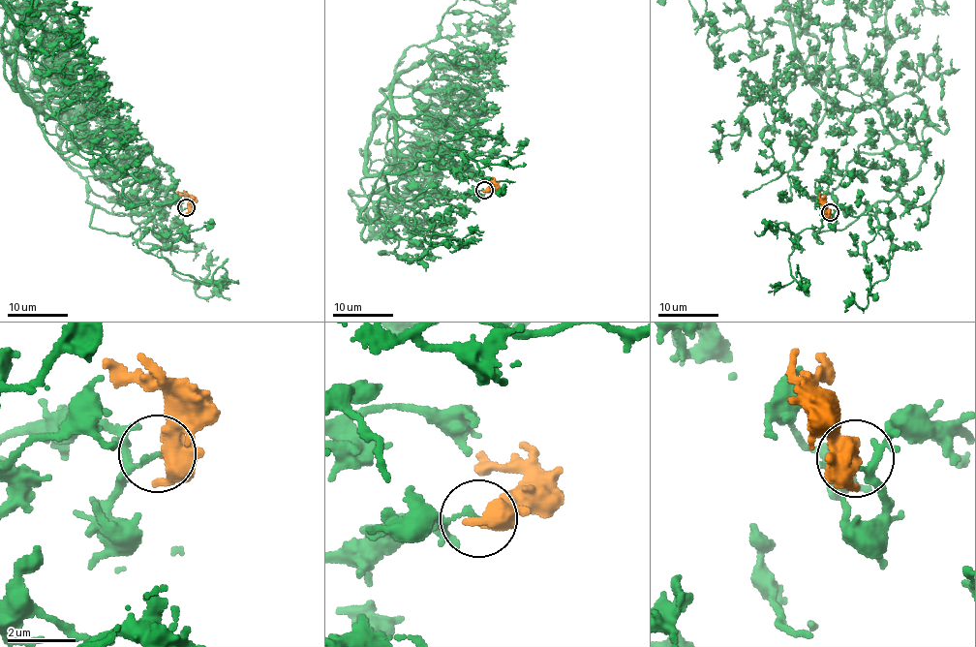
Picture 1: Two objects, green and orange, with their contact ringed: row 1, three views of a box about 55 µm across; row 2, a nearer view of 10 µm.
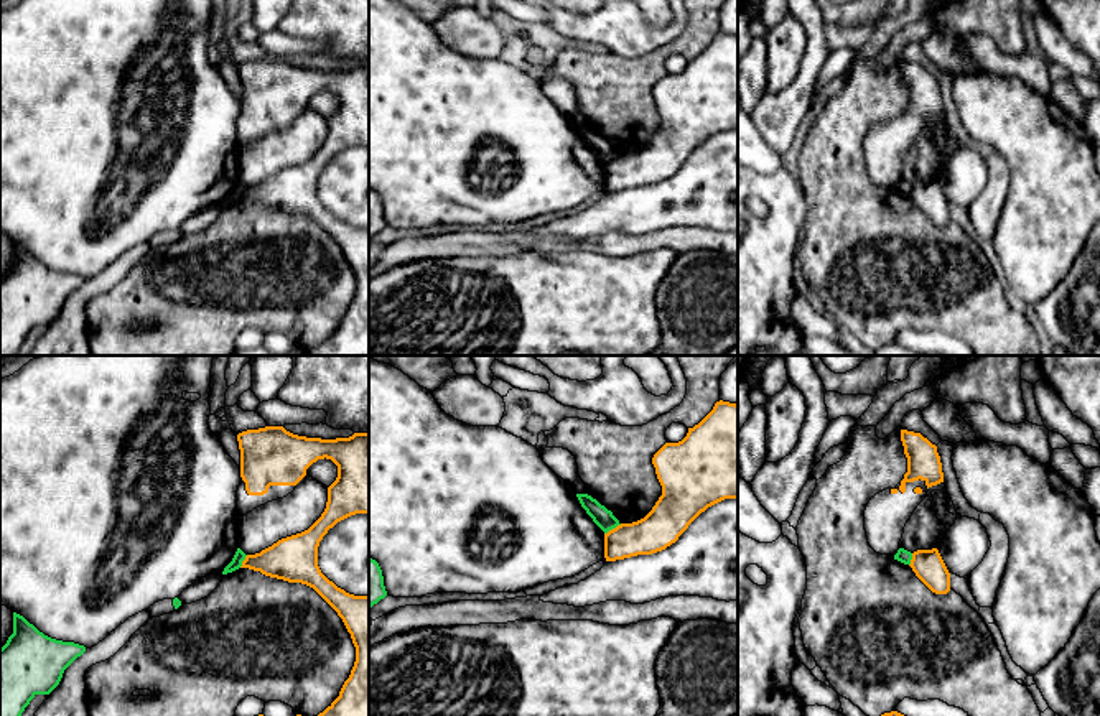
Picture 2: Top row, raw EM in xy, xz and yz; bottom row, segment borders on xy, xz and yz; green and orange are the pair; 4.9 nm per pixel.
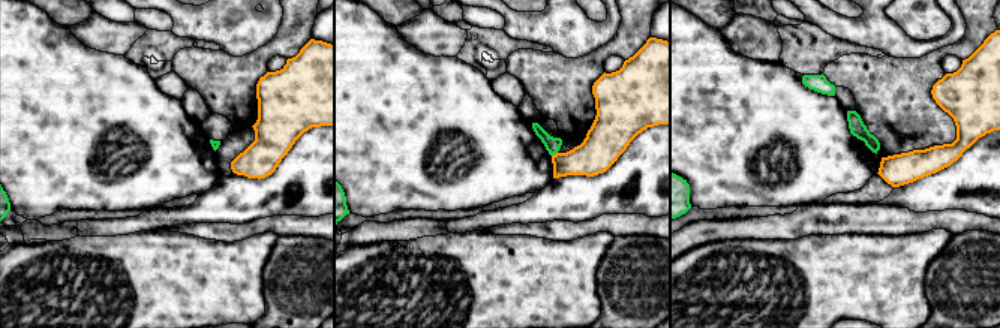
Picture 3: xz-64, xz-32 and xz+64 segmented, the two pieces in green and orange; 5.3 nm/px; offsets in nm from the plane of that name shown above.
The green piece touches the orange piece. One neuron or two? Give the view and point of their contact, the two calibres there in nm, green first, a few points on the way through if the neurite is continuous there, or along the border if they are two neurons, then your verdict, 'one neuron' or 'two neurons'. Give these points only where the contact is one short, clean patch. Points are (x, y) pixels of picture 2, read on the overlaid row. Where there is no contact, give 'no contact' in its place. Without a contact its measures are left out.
meets green in xz at (613, 527); 90 nm thick on the green side, 190 nm on the other; border along xz (621, 524), (605, 534); two neurons

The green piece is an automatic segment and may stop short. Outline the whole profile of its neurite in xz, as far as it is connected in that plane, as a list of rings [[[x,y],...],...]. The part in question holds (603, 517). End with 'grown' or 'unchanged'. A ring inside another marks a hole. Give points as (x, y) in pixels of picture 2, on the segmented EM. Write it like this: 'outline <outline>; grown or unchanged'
outline [[[576,494],[581,507],[586,510],[586,514],[593,518],[593,522],[608,533],[609,530],[616,528],[619,520],[613,515],[611,510],[608,510],[604,505],[601,505],[596,499],[593,499],[588,494]]]; unchanged

